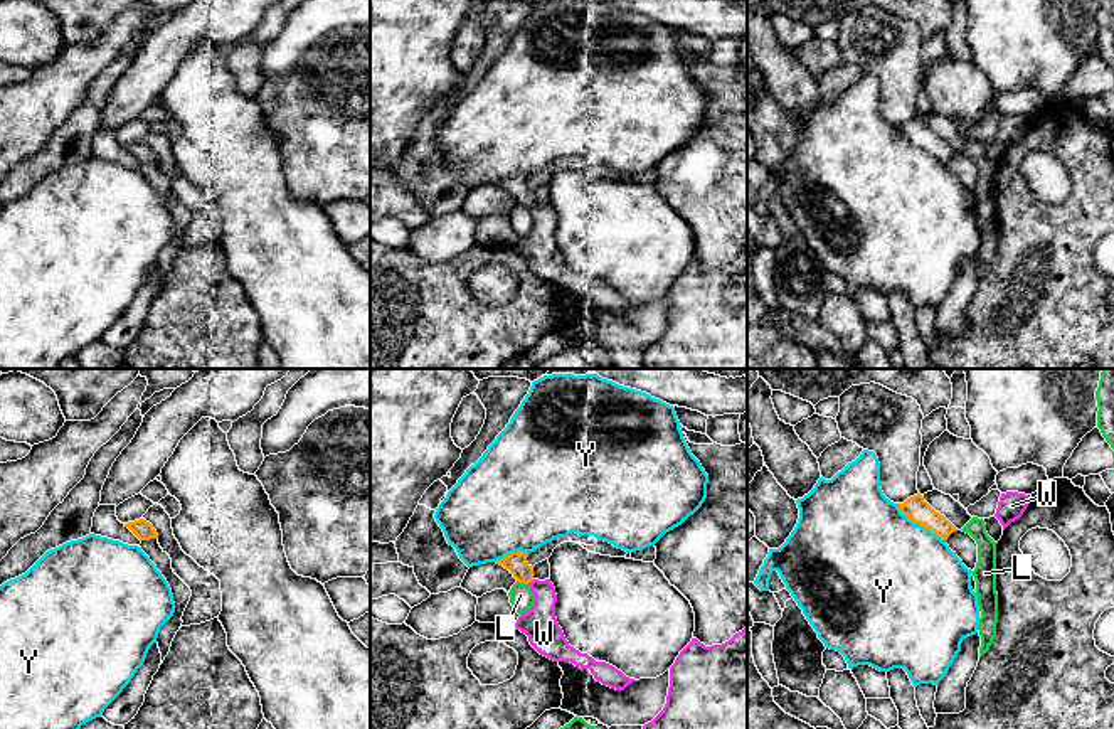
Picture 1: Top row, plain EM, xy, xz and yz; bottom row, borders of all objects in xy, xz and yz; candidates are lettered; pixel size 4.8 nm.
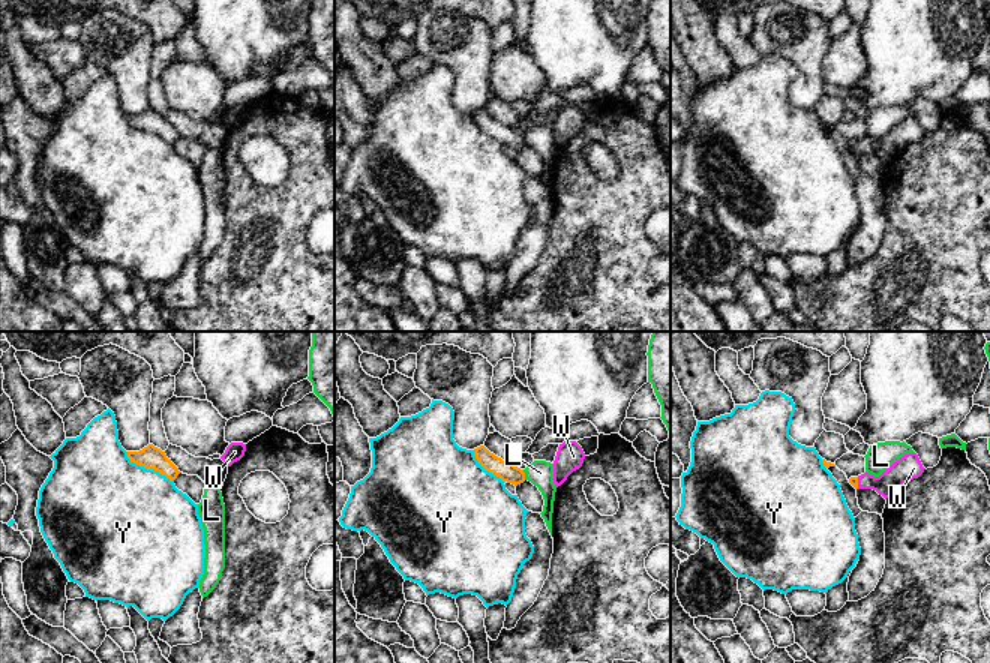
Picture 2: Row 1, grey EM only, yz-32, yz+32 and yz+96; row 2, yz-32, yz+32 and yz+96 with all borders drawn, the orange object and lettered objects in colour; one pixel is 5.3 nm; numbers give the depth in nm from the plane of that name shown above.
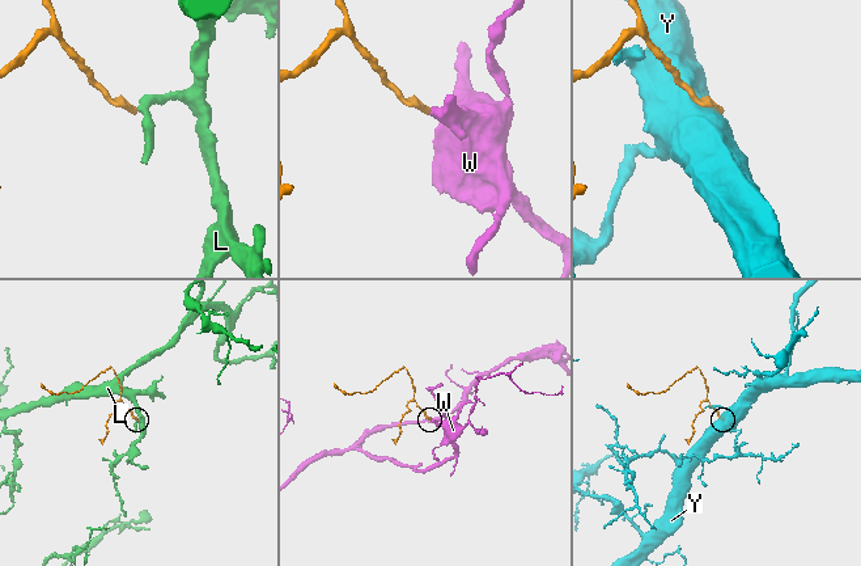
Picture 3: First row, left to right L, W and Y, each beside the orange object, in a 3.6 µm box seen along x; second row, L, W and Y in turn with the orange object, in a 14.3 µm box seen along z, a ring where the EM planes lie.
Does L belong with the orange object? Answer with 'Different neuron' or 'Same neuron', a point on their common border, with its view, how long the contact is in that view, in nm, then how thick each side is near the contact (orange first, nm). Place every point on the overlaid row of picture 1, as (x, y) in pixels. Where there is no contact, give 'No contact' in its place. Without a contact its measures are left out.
Different neuron. Touches orange at xz (522, 581). Shared border 60 nm. Thickness 100 nm (orange) against 110 nm

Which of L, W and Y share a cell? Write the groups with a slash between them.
L / W / Y

